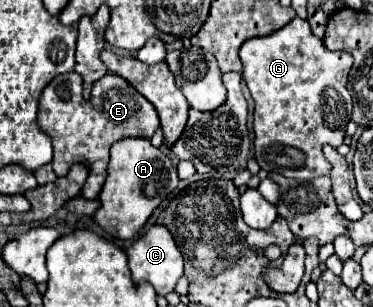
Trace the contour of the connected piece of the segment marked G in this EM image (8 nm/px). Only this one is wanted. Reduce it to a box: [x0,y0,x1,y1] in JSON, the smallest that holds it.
[239,19,353,181]

